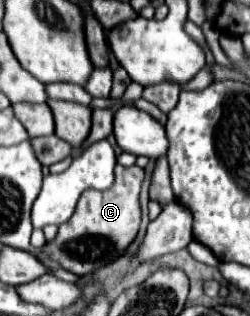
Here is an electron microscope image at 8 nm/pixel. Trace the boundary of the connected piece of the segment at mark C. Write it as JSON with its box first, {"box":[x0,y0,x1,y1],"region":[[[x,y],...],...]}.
{"box":[43,167,143,275],"region":[[[115,167],[115,185],[107,191],[85,191],[79,197],[77,209],[73,217],[59,227],[59,235],[55,241],[47,243],[43,251],[63,269],[75,275],[89,275],[99,267],[105,267],[119,259],[127,247],[137,237],[141,225],[141,207],[139,207],[139,191],[143,185],[143,169],[133,167]]]}

